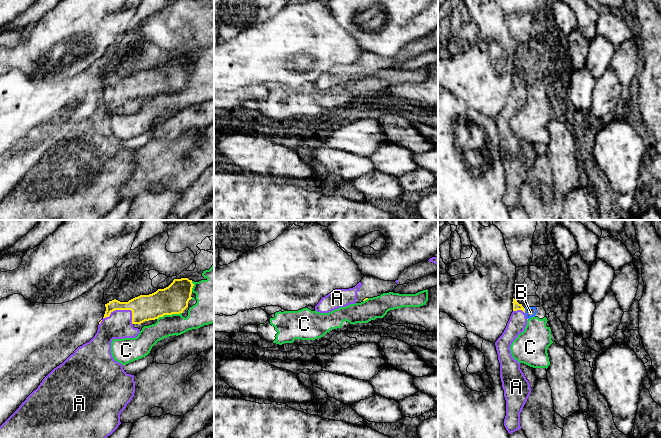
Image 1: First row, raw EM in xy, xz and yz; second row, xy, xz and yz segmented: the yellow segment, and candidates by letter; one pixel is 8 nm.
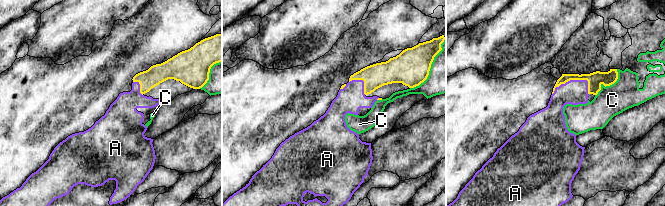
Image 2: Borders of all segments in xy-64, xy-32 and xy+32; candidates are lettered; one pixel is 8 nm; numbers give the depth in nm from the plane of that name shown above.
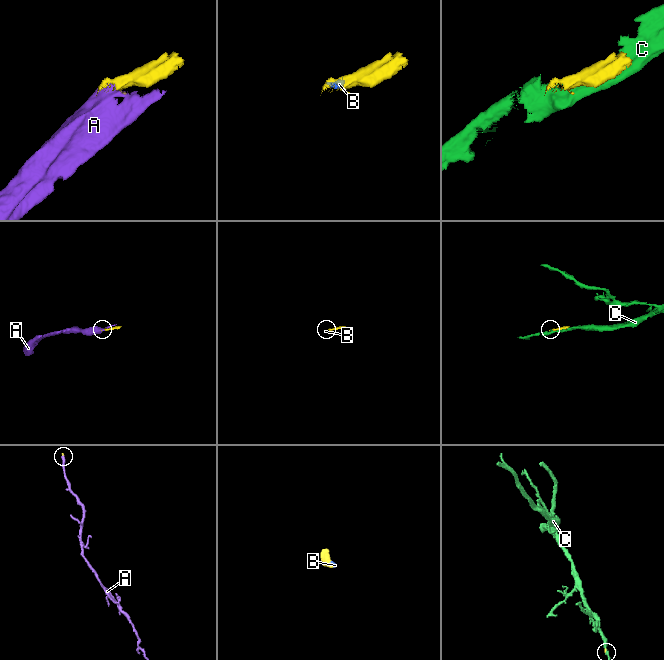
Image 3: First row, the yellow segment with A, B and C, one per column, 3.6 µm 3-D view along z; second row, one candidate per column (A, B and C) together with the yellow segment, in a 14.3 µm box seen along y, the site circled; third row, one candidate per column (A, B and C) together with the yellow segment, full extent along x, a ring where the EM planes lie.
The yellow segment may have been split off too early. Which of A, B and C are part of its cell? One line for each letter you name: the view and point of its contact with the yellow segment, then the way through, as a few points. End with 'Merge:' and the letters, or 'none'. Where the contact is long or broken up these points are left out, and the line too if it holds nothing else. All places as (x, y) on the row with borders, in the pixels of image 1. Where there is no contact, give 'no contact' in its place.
A: meets yellow in xy at (117, 309)
Merge: A

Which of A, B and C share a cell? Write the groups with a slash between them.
A / B C

